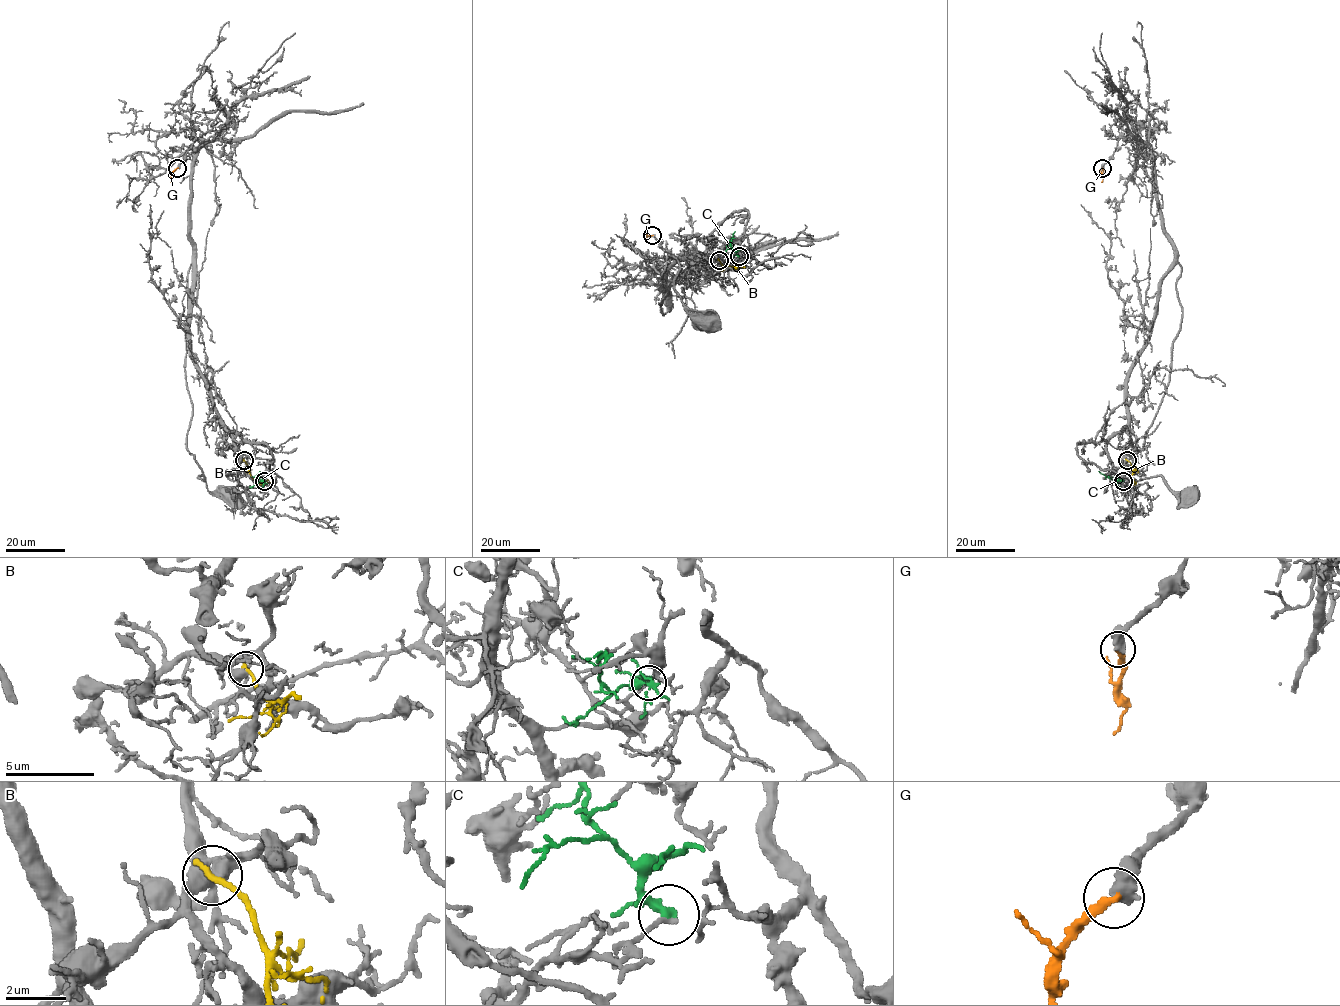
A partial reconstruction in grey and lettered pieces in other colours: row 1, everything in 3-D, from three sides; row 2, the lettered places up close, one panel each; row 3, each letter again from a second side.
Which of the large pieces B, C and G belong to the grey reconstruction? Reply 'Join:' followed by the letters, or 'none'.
Join: G

